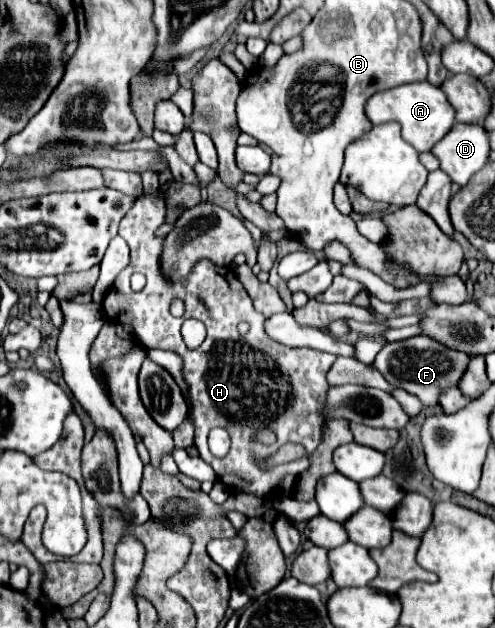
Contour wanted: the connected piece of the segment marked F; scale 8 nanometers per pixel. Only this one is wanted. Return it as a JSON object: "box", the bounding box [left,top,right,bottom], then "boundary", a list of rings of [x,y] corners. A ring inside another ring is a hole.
{"box":[374,335,470,407],"boundary":[[[416,335],[404,341],[386,343],[374,361],[374,367],[380,369],[394,387],[400,387],[416,395],[426,407],[438,407],[440,405],[438,395],[450,387],[456,387],[464,377],[468,365],[470,365],[468,355],[456,349],[448,349],[426,335]]]}

